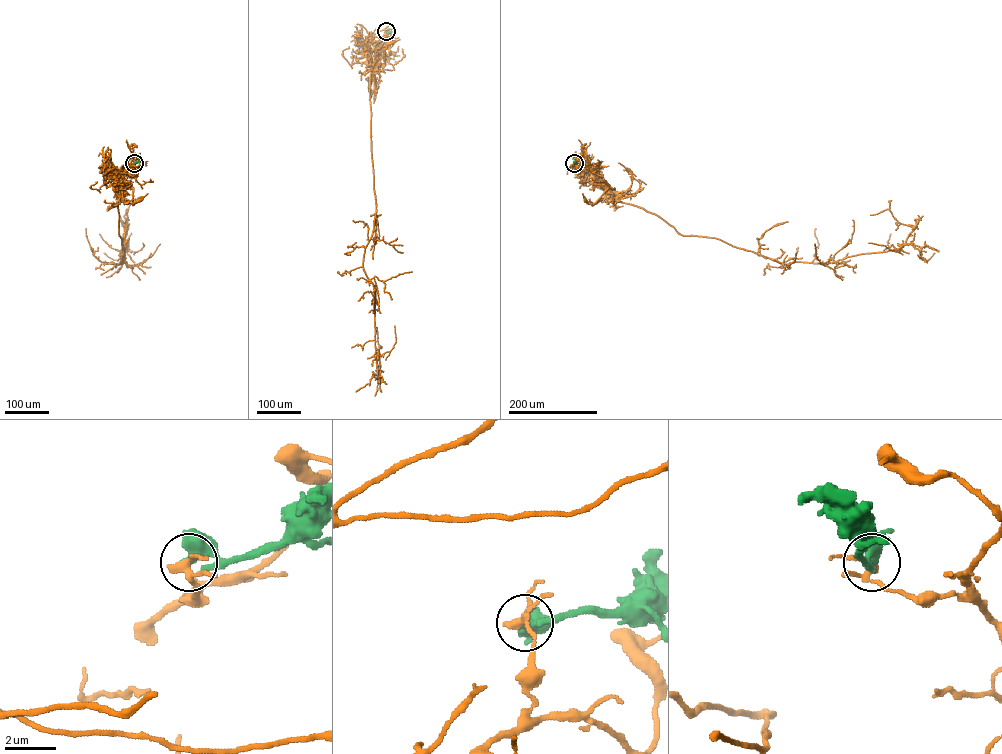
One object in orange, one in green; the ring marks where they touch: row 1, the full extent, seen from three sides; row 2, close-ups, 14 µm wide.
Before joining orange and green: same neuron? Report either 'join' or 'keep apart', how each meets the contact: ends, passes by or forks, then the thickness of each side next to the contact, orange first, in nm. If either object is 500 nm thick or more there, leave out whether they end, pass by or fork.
keep apart | orange forks | green passes by | 240/400 nm

